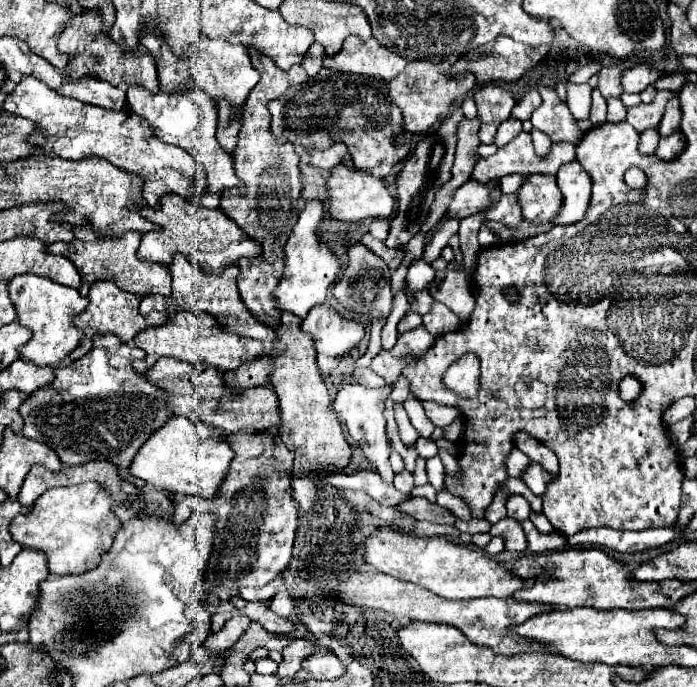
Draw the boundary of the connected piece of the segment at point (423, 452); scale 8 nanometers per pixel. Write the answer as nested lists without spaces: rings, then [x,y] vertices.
[[[418,438],[416,440],[416,450],[418,450],[418,456],[420,458],[430,458],[430,456],[434,456],[434,454],[438,454],[438,448],[436,448],[436,444],[434,444],[434,440],[430,440],[430,438]]]

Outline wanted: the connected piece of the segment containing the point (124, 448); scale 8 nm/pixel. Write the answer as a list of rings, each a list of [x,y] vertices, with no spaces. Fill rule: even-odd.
[[[114,334],[94,338],[92,350],[82,360],[56,368],[56,380],[24,400],[24,404],[20,406],[20,414],[24,418],[22,434],[54,448],[58,458],[68,466],[86,464],[90,460],[110,460],[118,464],[120,476],[134,484],[136,478],[130,474],[134,456],[138,454],[142,444],[174,416],[168,410],[166,392],[162,392],[158,386],[148,382],[132,368],[134,360],[140,358],[144,358],[144,352],[138,346],[134,346],[132,342],[124,342]]]

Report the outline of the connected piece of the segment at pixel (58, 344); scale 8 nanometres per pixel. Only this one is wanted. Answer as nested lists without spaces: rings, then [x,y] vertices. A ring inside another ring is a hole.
[[[20,274],[10,280],[10,298],[16,306],[18,322],[32,328],[32,340],[20,348],[20,358],[28,358],[38,366],[58,366],[58,360],[66,358],[82,342],[84,332],[74,326],[74,316],[88,306],[88,298],[82,298],[78,290],[44,276]]]

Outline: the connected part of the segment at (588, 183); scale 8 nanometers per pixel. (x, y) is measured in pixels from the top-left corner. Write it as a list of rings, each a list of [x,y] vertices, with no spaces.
[[[578,160],[562,164],[558,174],[558,188],[564,194],[564,204],[560,216],[556,216],[554,224],[572,224],[586,216],[592,198],[592,180],[586,170],[580,168]]]

